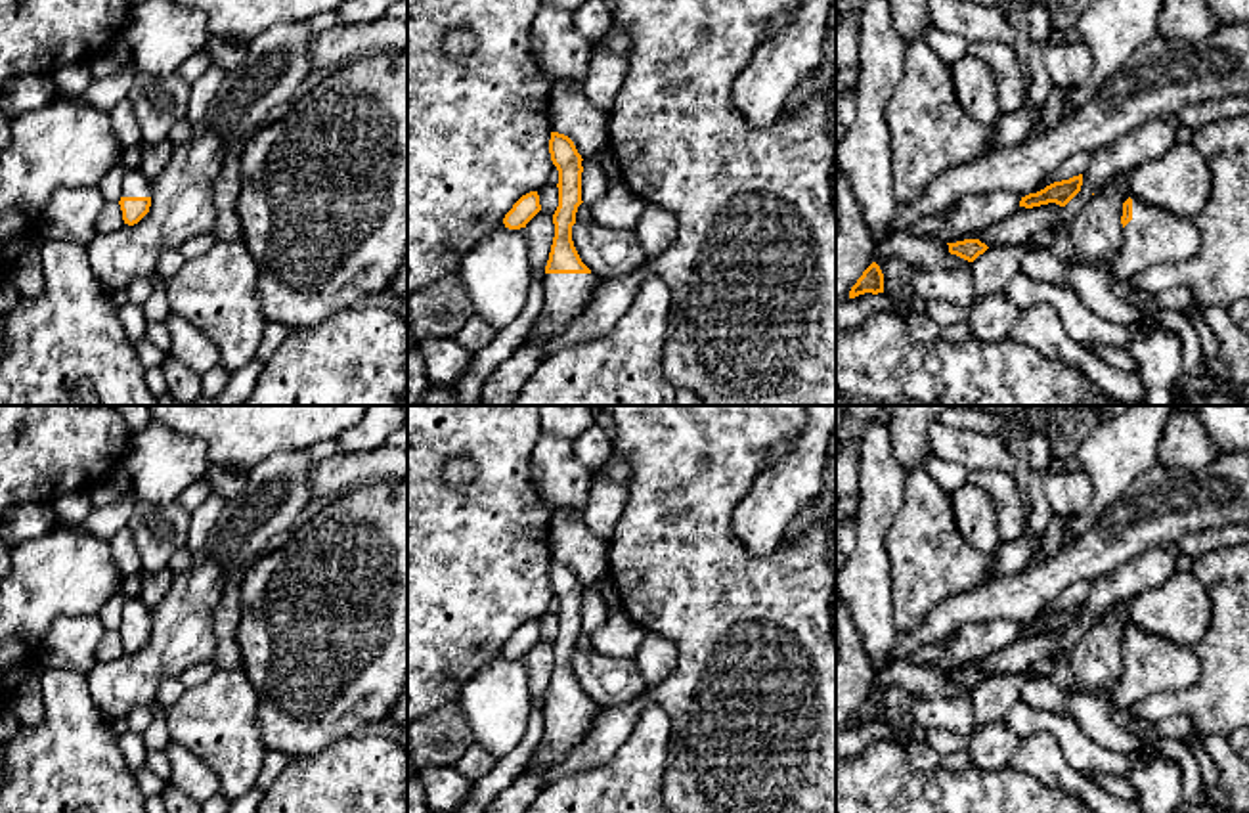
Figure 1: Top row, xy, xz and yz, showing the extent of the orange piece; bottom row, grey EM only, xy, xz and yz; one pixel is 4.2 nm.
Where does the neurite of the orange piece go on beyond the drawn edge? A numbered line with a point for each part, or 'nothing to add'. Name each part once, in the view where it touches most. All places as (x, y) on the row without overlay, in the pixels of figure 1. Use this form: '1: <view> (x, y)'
1: xz (567, 724)

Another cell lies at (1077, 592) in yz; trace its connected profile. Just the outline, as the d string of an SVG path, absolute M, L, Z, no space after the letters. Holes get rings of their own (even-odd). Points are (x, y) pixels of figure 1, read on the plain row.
M1081 580L1081 582L1071 583L1069 587L1063 589L1063 593L1058 597L1058 601L1054 604L1050 604L1046 610L1042 610L1039 616L1035 616L1031 622L1041 620L1054 610L1069 608L1073 604L1083 603L1092 589L1092 582L1094 580Z

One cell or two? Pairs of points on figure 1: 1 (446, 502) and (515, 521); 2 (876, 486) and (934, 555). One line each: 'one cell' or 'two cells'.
1: one cell
2: two cells

